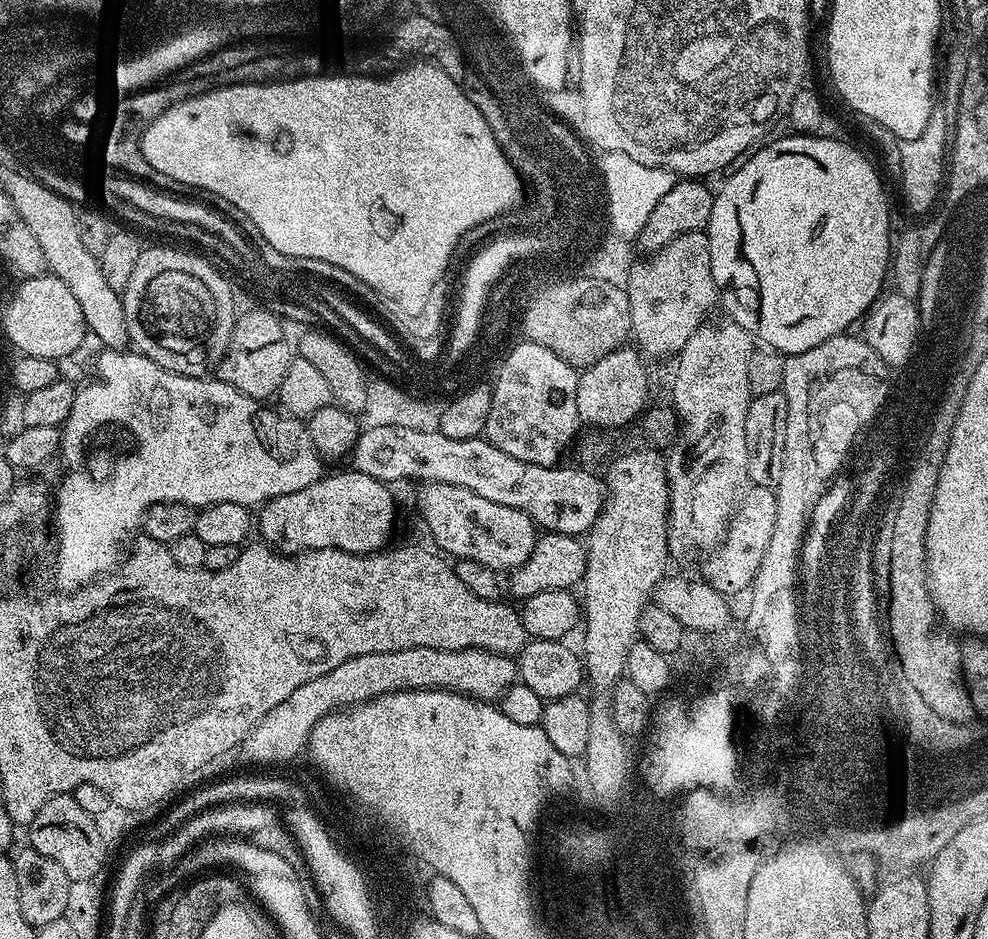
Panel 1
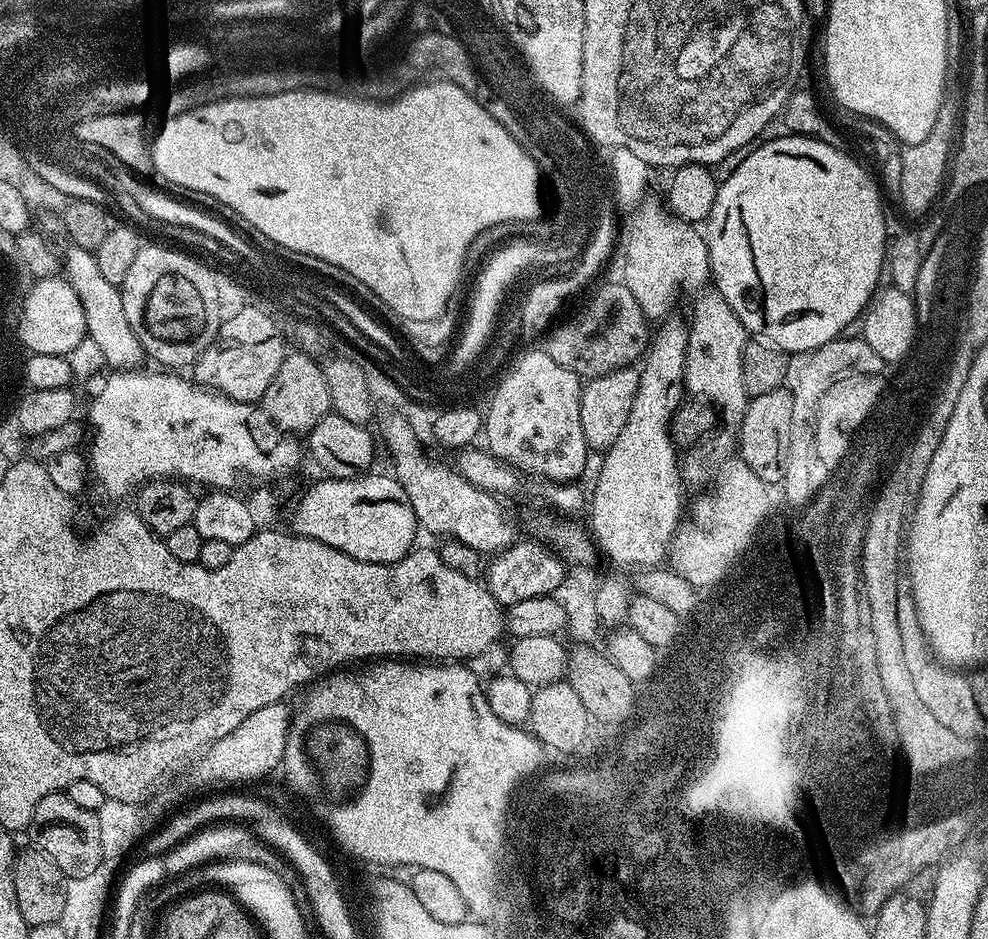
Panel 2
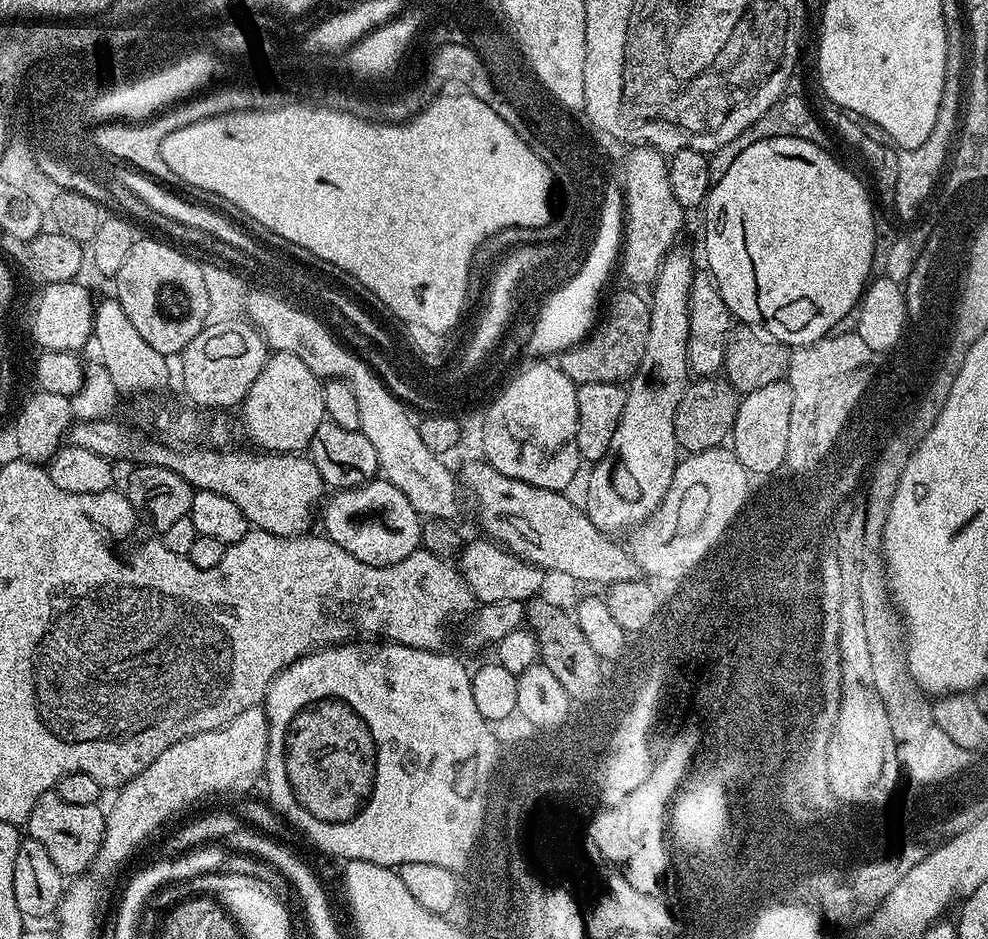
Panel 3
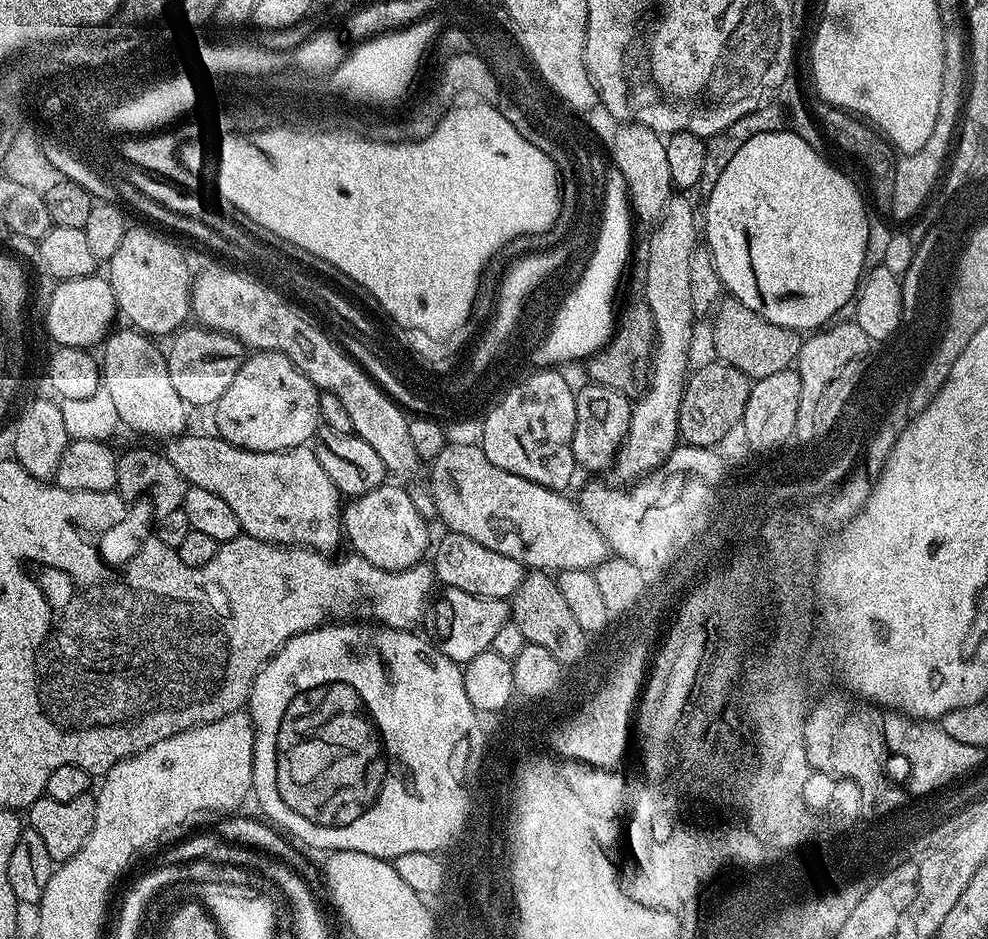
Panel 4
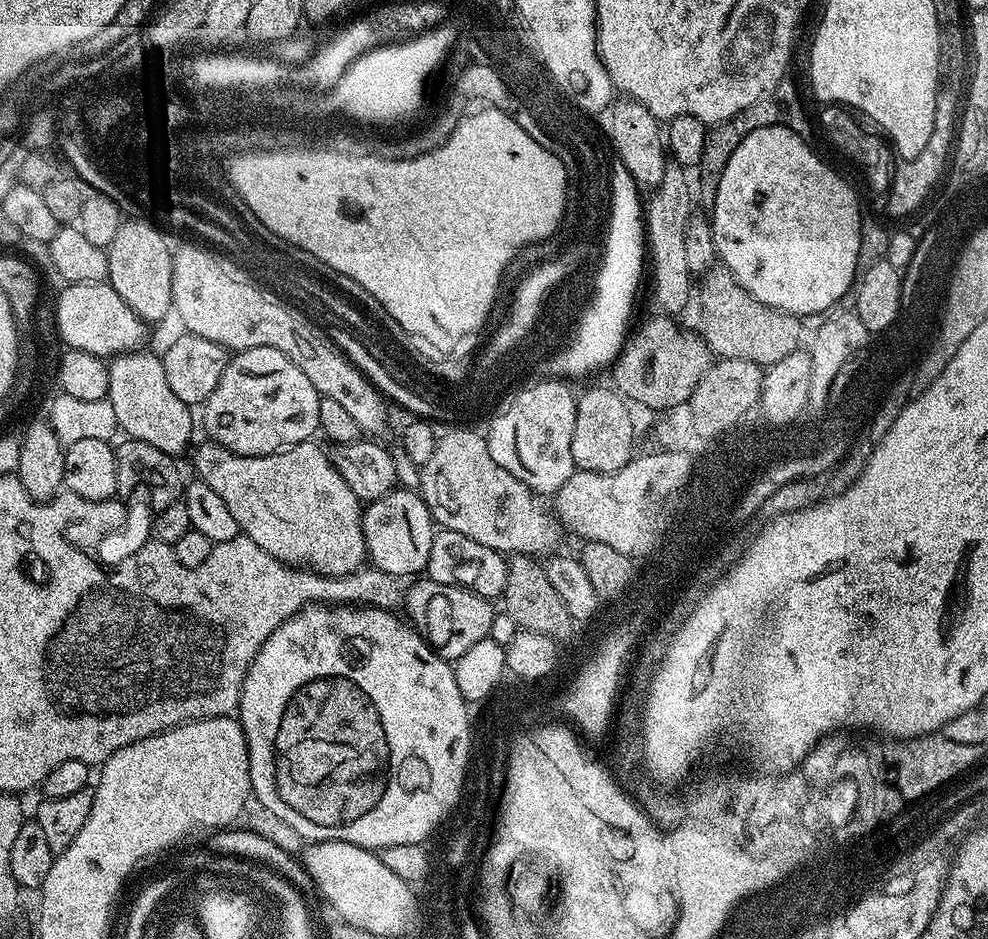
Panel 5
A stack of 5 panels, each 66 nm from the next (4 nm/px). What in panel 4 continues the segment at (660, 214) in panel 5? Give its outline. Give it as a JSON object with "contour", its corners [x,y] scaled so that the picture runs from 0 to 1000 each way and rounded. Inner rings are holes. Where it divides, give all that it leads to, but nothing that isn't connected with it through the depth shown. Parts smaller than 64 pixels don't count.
{"contour":[[[684,207],[676,214],[676,220],[663,240],[660,252],[656,256],[656,282],[652,285],[652,312],[650,318],[656,325],[662,339],[664,370],[660,373],[660,390],[656,393],[656,411],[648,419],[640,436],[638,454],[630,471],[627,483],[621,491],[621,504],[628,511],[643,513],[656,506],[672,493],[686,474],[686,441],[692,419],[692,407],[698,399],[696,378],[700,375],[700,344],[705,344],[702,326],[698,322],[698,271],[706,263],[706,226],[700,223],[695,208]]]}

